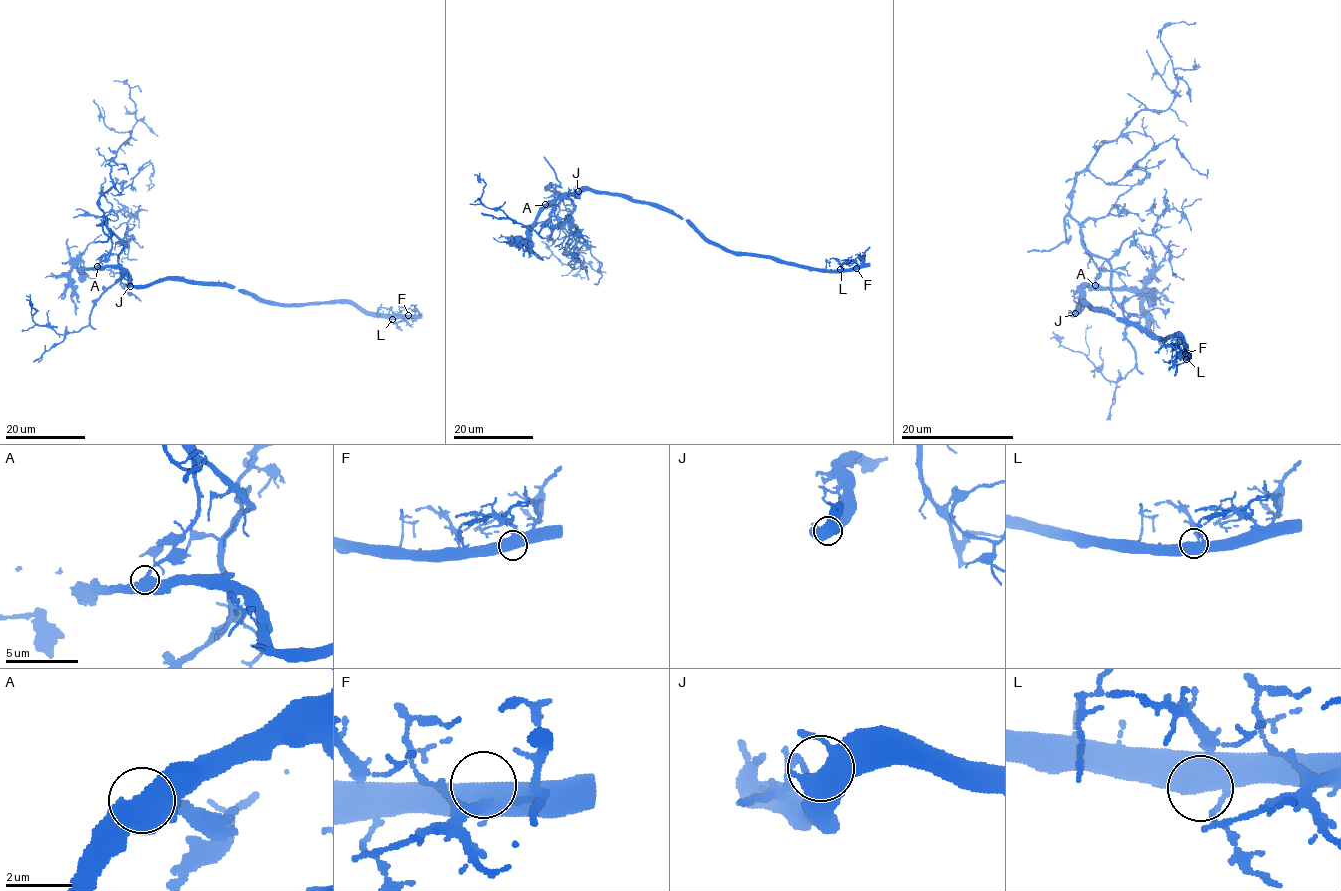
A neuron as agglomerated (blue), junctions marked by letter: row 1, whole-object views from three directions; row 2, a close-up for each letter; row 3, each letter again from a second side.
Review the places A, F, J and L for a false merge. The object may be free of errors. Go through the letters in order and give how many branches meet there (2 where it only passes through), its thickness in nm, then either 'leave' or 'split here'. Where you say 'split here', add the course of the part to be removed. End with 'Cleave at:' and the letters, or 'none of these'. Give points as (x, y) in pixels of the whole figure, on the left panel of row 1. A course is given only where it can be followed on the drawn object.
A: 3 | 500 nm | split here | (97, 266), (112, 246), (99, 198), (113, 186), (109, 162), (137, 121), (126, 80), (113, 81)
F: 3 | 460 nm | leave
J: 3 | 460 nm | leave
L: 3 | 440 nm | leave
Cleave at: A

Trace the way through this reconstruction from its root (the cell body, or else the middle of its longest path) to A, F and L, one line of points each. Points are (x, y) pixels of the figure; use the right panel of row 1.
A: (1078, 311), (1082, 289), (1095, 284)
F: (1078, 311), (1074, 313), (1081, 304), (1109, 310), (1148, 335), (1178, 336), (1188, 351), (1185, 353)
L: (1078, 311), (1074, 313), (1081, 304), (1109, 310), (1148, 335), (1178, 336), (1188, 351), (1186, 359)

